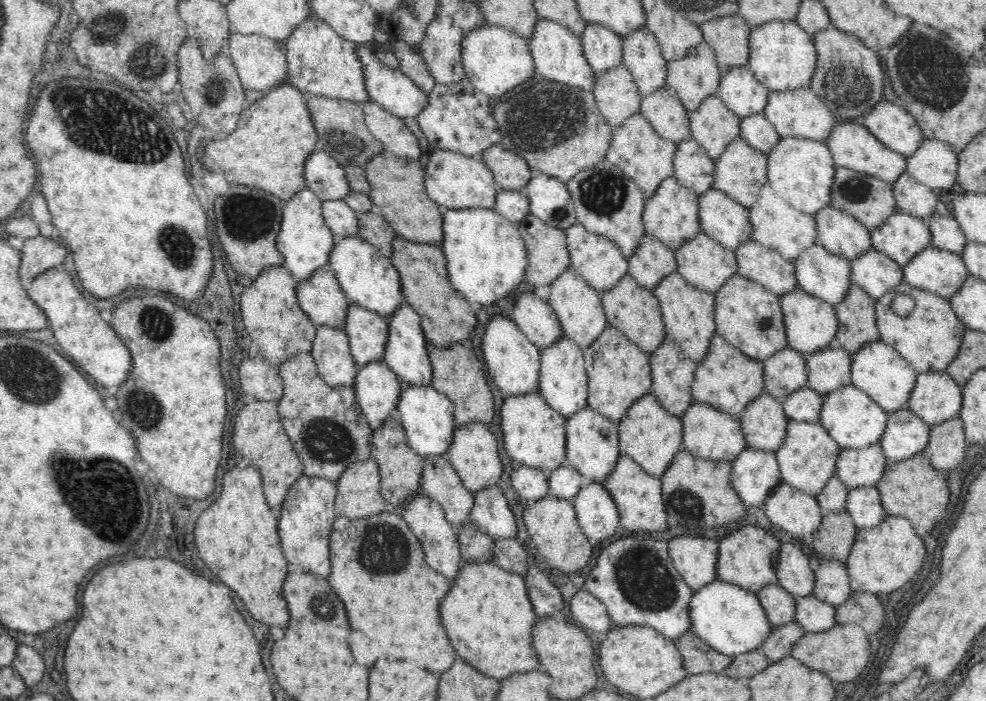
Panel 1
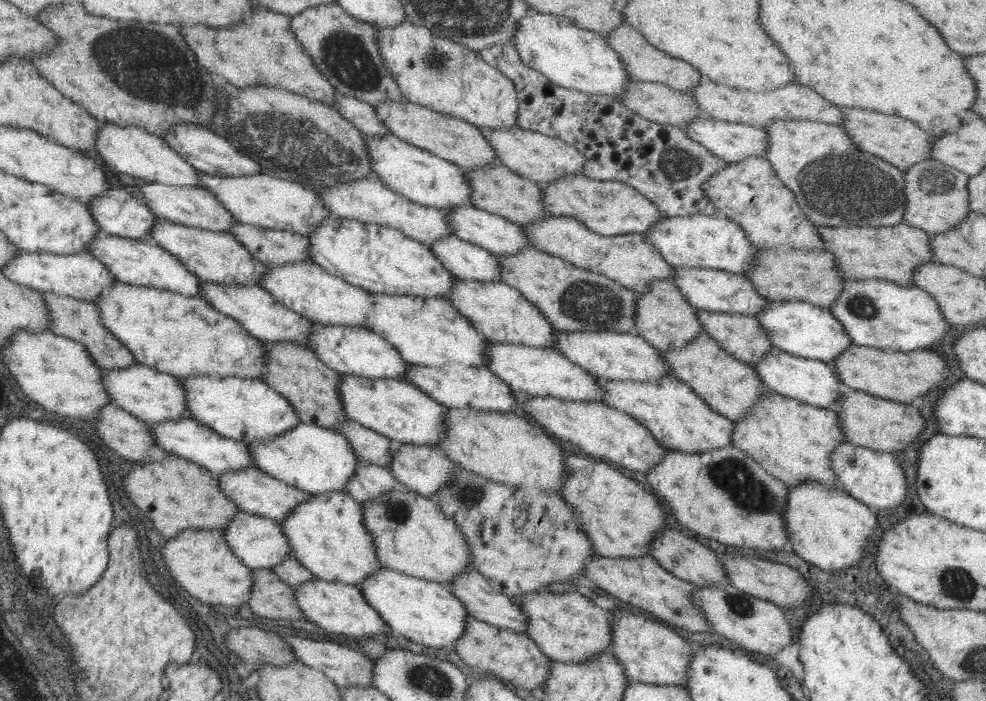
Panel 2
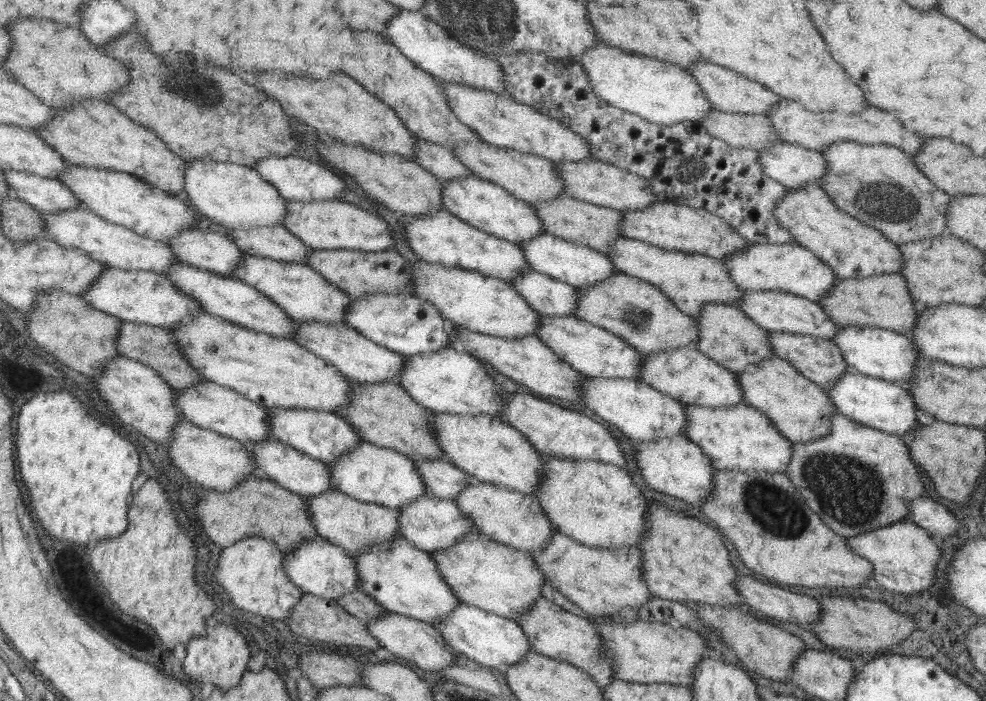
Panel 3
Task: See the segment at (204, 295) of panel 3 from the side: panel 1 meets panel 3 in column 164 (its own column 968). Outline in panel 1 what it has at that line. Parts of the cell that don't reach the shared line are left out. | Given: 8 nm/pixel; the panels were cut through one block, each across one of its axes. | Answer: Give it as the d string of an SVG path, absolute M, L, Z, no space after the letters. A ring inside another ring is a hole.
M934 246L922 249L902 267L904 283L948 300L969 275L960 254Z

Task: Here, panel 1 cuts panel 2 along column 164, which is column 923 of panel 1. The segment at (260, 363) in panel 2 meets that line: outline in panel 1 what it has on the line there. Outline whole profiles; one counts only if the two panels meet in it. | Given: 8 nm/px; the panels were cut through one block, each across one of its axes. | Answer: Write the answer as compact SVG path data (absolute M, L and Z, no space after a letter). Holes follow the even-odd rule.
M902 283L875 301L875 318L881 341L896 349L917 374L946 372L959 353L965 325L955 314L948 298ZM902 294L908 294L915 302L914 308L906 316L900 316L892 310L894 298Z

